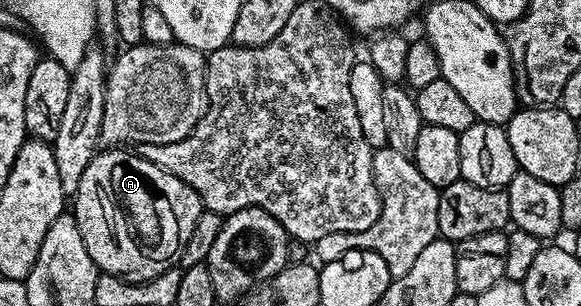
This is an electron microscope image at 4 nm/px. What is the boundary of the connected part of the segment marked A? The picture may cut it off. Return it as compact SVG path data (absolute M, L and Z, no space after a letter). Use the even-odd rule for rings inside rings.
M107 147L96 152L89 167L85 167L85 175L81 175L81 183L77 183L73 201L77 231L81 231L85 251L89 251L89 259L93 259L96 269L133 283L157 279L157 275L178 262L198 217L204 211L202 199L193 187L177 179L177 175L169 175L169 171L149 163L138 152L123 147Z

